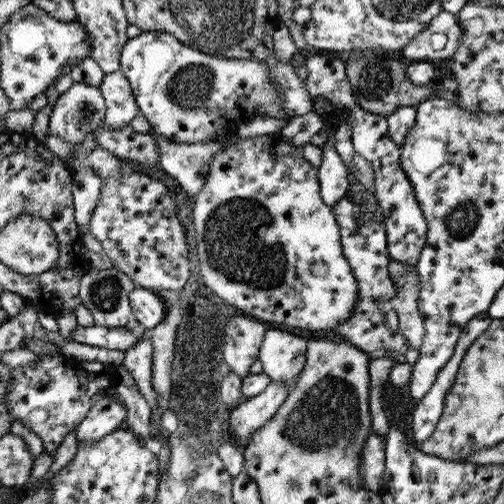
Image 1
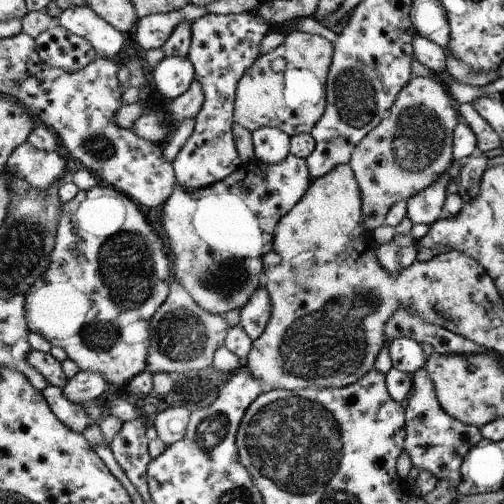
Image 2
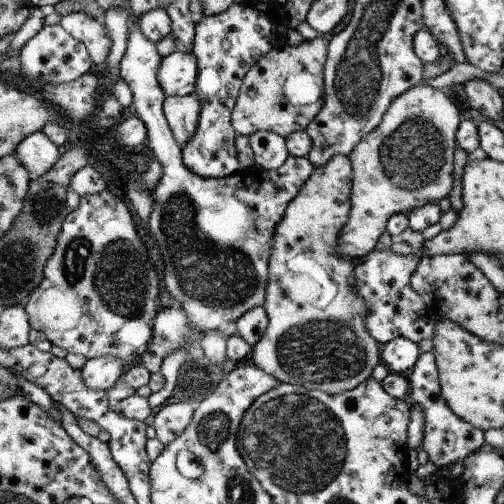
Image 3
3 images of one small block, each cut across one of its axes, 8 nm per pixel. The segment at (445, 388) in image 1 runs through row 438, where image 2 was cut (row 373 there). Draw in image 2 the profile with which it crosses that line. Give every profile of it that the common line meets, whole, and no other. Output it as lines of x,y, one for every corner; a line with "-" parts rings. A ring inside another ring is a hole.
425,368
411,374
413,388
411,388
411,400
407,400
405,408
405,442
403,442
403,454
409,456
413,468
431,472
437,482
445,480
455,490
461,484
461,464
475,448
477,444
483,444
481,430
477,426
467,426
455,418
451,418
441,406
435,396
435,384
431,376
425,372

